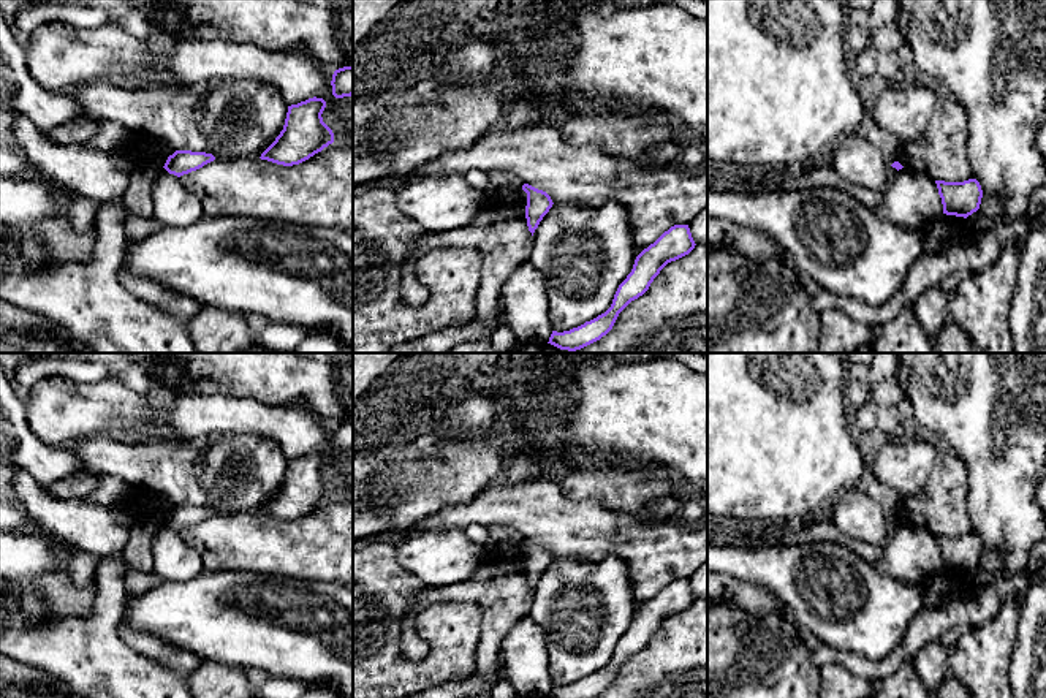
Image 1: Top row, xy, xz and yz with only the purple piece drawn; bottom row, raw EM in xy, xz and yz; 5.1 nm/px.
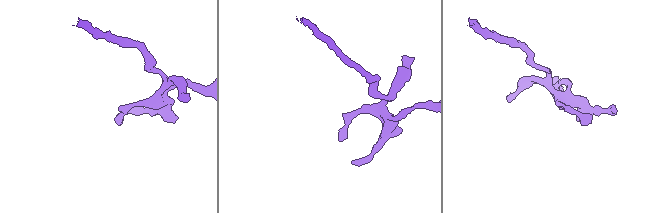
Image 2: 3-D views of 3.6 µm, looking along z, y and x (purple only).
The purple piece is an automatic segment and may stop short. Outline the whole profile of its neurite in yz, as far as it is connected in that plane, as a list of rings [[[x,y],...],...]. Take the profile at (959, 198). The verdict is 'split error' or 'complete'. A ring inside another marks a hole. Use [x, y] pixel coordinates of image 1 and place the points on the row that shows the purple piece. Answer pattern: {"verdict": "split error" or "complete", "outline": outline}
{"verdict": "complete", "outline": [[[976,179],[964,182],[935,180],[943,214],[967,218],[980,209],[983,190]]]}

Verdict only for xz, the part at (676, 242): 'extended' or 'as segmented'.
as segmented

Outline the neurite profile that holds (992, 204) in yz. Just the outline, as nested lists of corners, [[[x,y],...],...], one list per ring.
[[[983,195],[980,211],[987,215],[1000,215],[1006,206],[1006,198],[1002,195]]]

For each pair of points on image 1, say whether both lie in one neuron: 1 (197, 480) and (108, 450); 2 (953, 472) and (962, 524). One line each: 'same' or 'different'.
1: same
2: same

